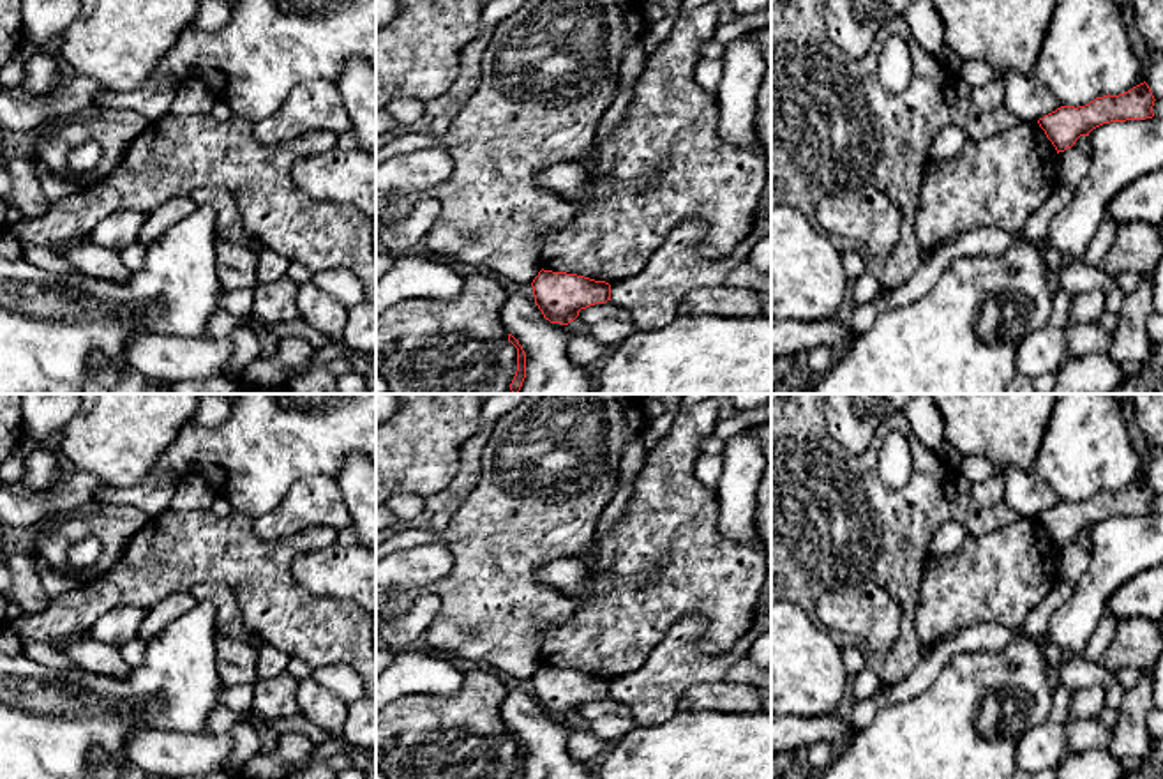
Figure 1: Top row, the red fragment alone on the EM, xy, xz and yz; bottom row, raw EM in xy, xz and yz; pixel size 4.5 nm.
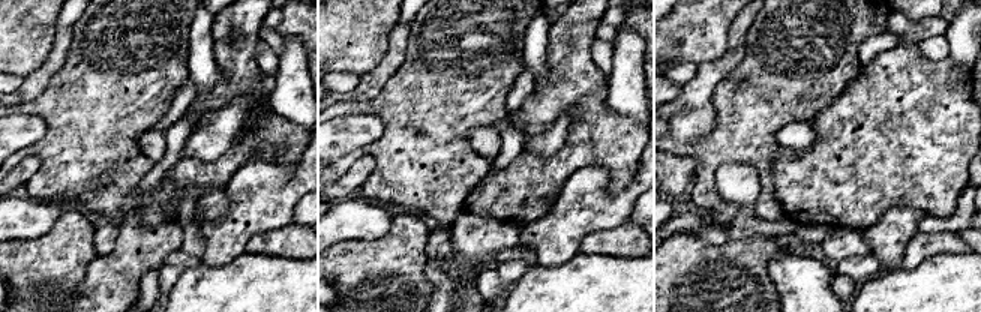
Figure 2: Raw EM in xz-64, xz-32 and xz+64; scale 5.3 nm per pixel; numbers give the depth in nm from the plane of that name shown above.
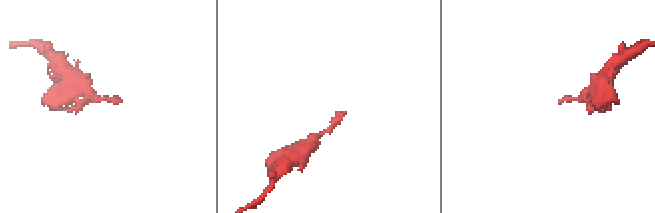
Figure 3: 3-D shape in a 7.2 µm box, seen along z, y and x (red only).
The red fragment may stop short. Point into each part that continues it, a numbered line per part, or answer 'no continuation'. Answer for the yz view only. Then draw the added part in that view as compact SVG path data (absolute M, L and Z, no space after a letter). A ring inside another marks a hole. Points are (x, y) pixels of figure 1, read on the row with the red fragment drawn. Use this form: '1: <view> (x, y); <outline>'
no continuation

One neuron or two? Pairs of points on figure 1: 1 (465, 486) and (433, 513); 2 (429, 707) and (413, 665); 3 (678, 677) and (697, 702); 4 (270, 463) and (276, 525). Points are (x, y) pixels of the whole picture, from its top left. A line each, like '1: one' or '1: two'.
1: one
2: two
3: two
4: two

